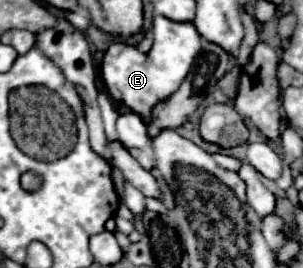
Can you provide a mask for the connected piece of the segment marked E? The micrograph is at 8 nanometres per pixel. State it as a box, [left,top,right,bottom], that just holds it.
[101,16,201,118]

